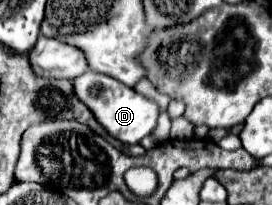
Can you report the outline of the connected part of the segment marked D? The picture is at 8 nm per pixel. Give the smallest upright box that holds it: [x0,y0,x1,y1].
[73,72,159,144]

